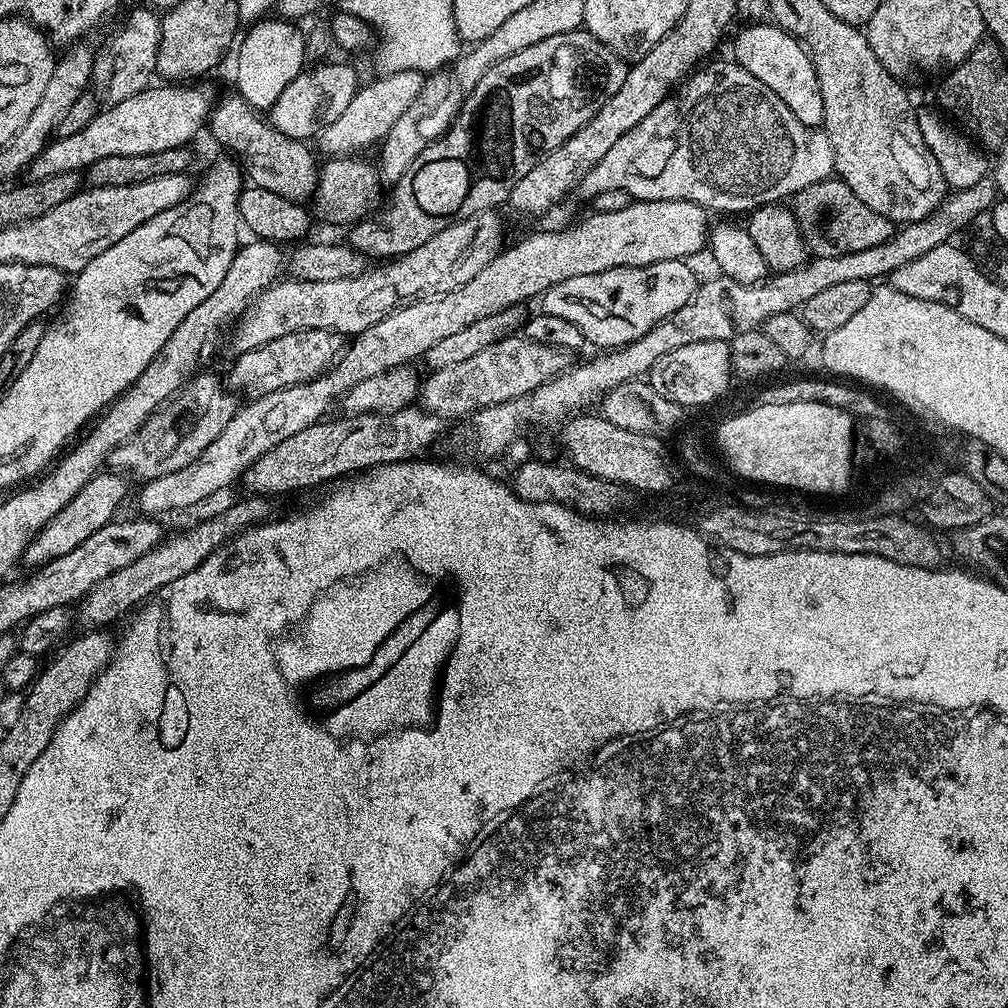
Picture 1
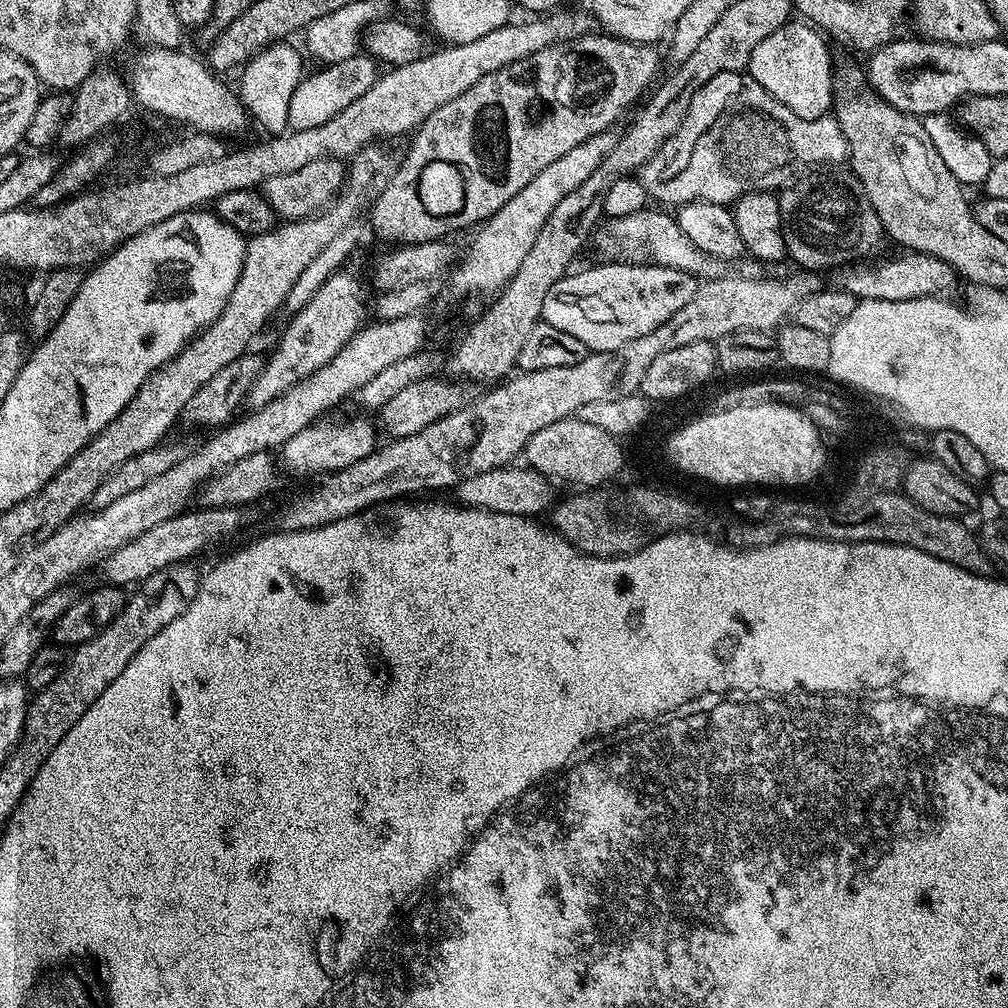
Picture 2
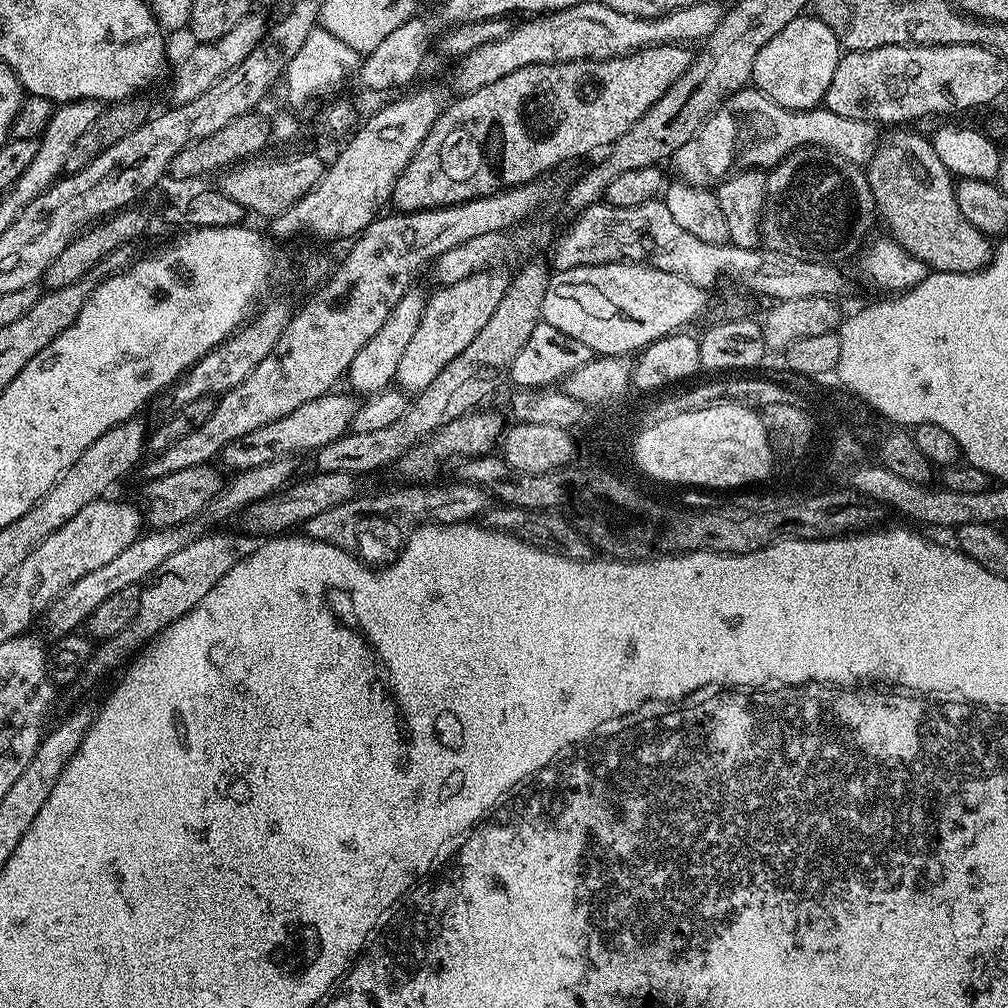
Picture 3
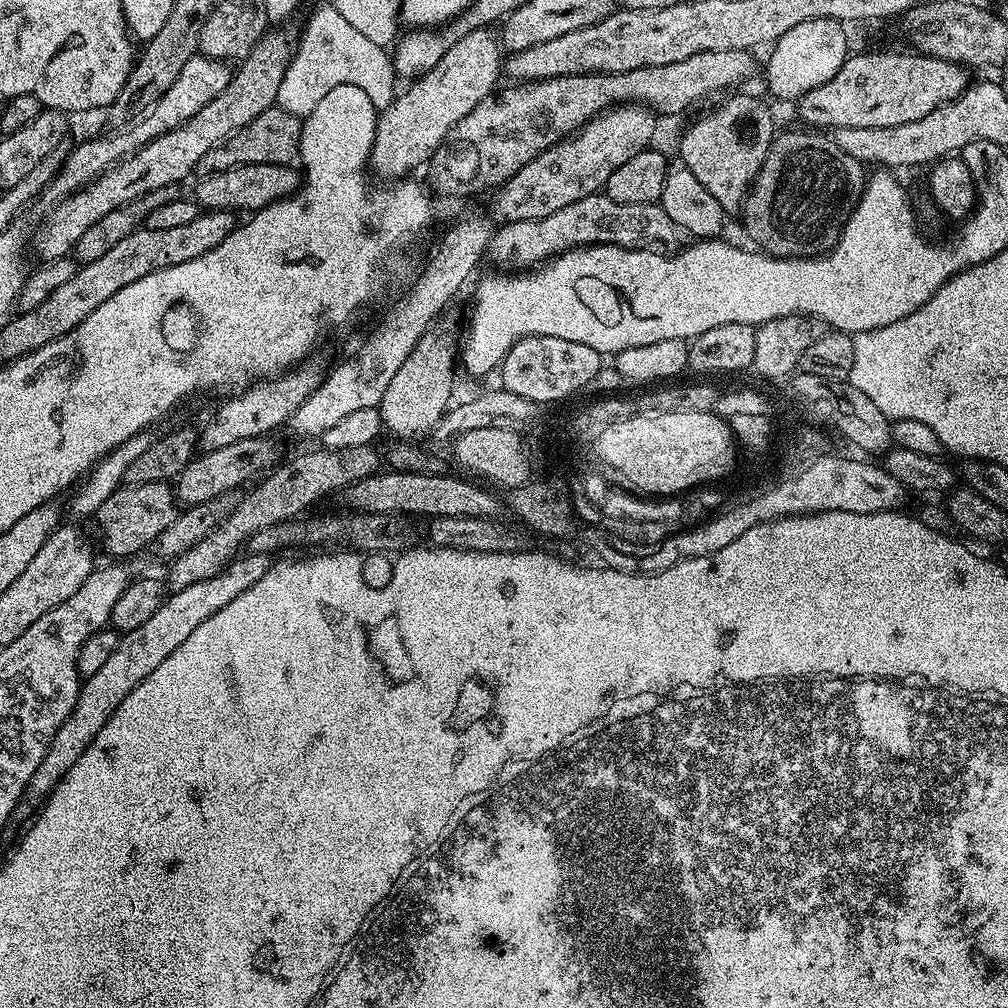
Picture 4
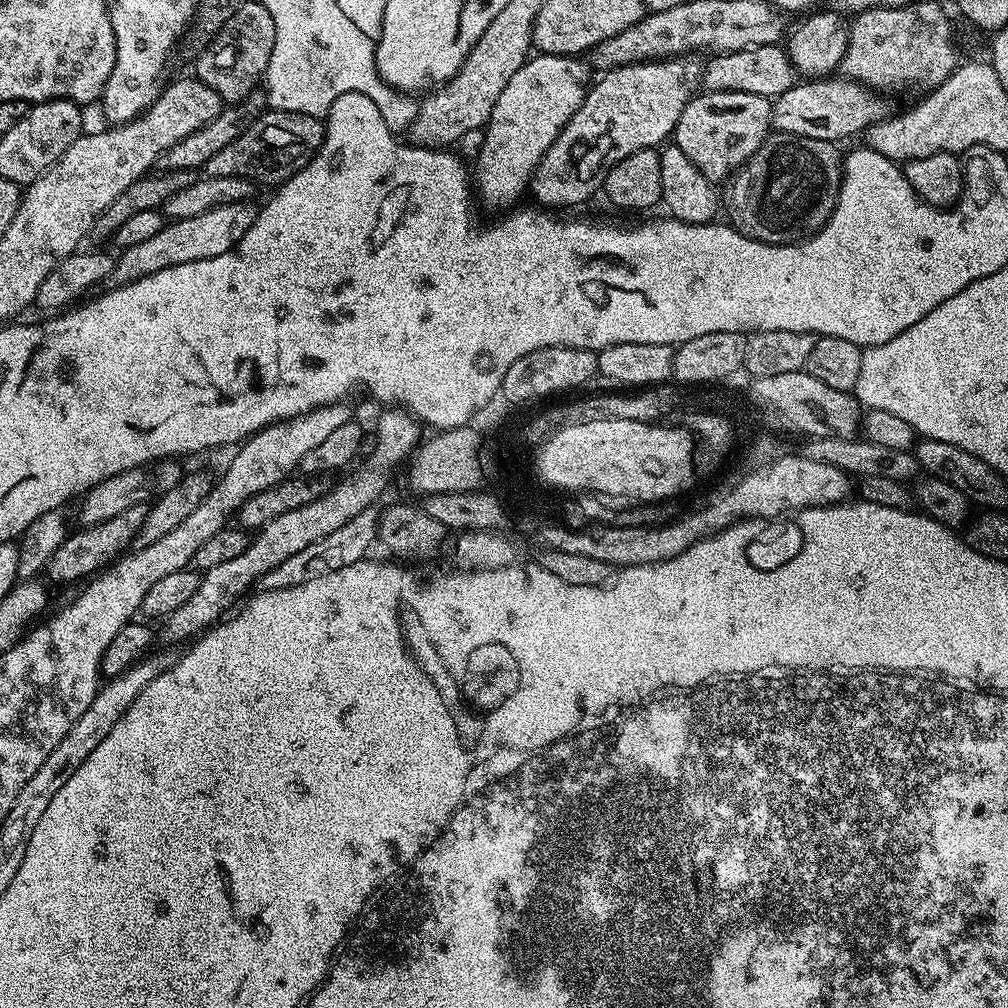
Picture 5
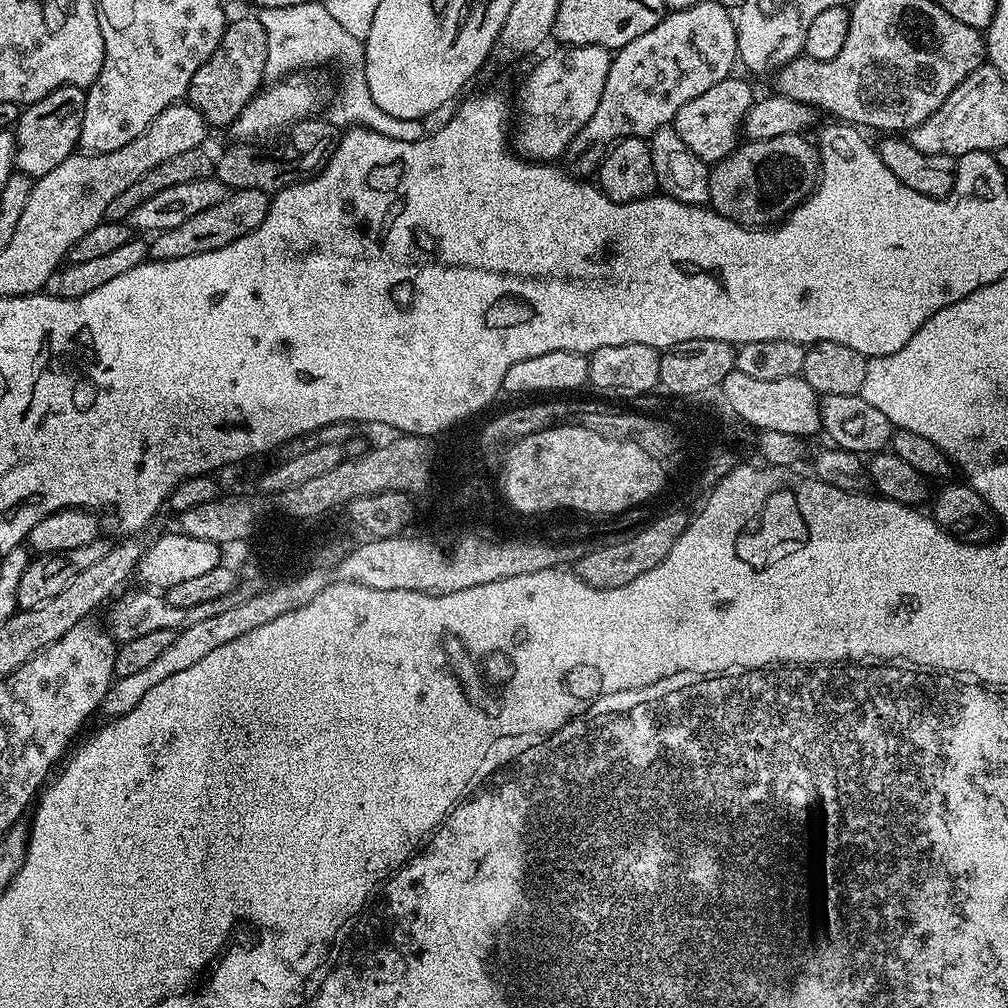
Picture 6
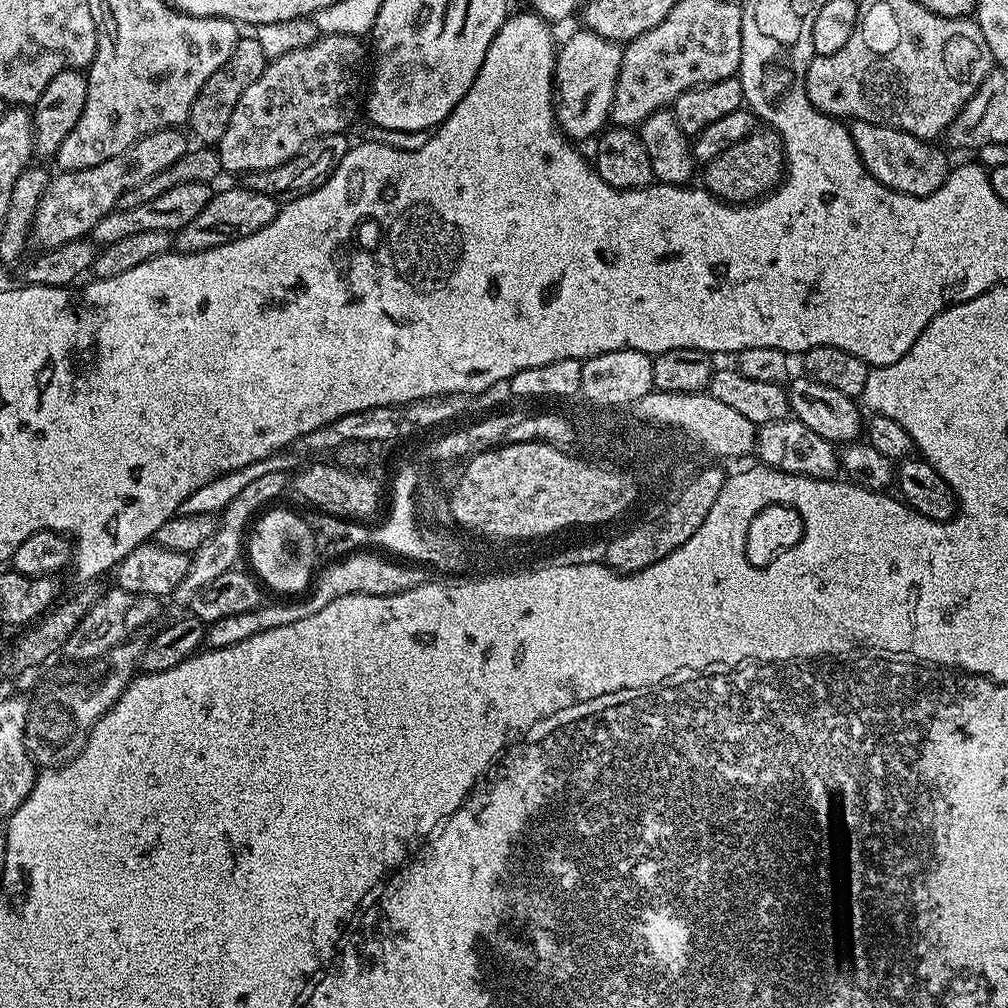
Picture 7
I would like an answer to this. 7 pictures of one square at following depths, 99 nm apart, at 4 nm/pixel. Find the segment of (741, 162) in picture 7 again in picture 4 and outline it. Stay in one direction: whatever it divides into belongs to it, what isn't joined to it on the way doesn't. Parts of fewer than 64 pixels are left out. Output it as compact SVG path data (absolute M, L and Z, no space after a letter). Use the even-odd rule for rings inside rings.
M784 132L773 139L766 158L756 175L756 181L744 199L742 217L744 232L753 240L759 251L770 256L799 256L815 258L835 248L850 214L858 206L864 193L866 168L860 161L850 158L840 150L835 139L824 134L808 132ZM808 156L828 156L825 160L808 160Z

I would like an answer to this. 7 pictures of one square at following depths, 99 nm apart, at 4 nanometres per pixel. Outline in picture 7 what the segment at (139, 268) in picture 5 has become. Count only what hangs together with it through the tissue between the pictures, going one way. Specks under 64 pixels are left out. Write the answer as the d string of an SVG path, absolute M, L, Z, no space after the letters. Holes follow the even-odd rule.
M237 186L228 188L225 192L217 191L212 200L206 202L206 207L175 233L175 251L205 252L211 248L226 246L230 242L238 242L238 238L250 238L250 234L258 234L262 226L270 226L270 222L274 222L280 210L281 205L275 196L267 196L258 190Z

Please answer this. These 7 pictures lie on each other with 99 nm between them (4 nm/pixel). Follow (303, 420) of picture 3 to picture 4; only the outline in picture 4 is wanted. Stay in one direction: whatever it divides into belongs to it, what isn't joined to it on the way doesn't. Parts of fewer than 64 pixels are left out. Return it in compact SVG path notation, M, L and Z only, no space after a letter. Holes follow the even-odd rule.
M255 436L242 442L233 442L231 446L222 446L222 450L200 452L193 455L192 461L176 477L176 499L184 506L219 500L227 497L227 492L232 492L235 488L243 489L253 478L275 468L277 463L276 444L268 436Z

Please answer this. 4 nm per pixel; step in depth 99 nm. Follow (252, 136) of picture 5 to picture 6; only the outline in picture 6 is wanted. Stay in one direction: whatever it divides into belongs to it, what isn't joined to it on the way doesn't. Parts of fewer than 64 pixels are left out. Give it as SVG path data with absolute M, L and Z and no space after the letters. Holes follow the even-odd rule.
M309 118L300 120L291 129L292 160L283 160L280 156L259 156L257 149L250 144L235 143L225 150L214 164L215 179L220 180L229 189L257 188L269 194L275 194L290 184L299 184L309 174L315 174L328 163L334 150L340 145L341 129L336 129L328 120Z

